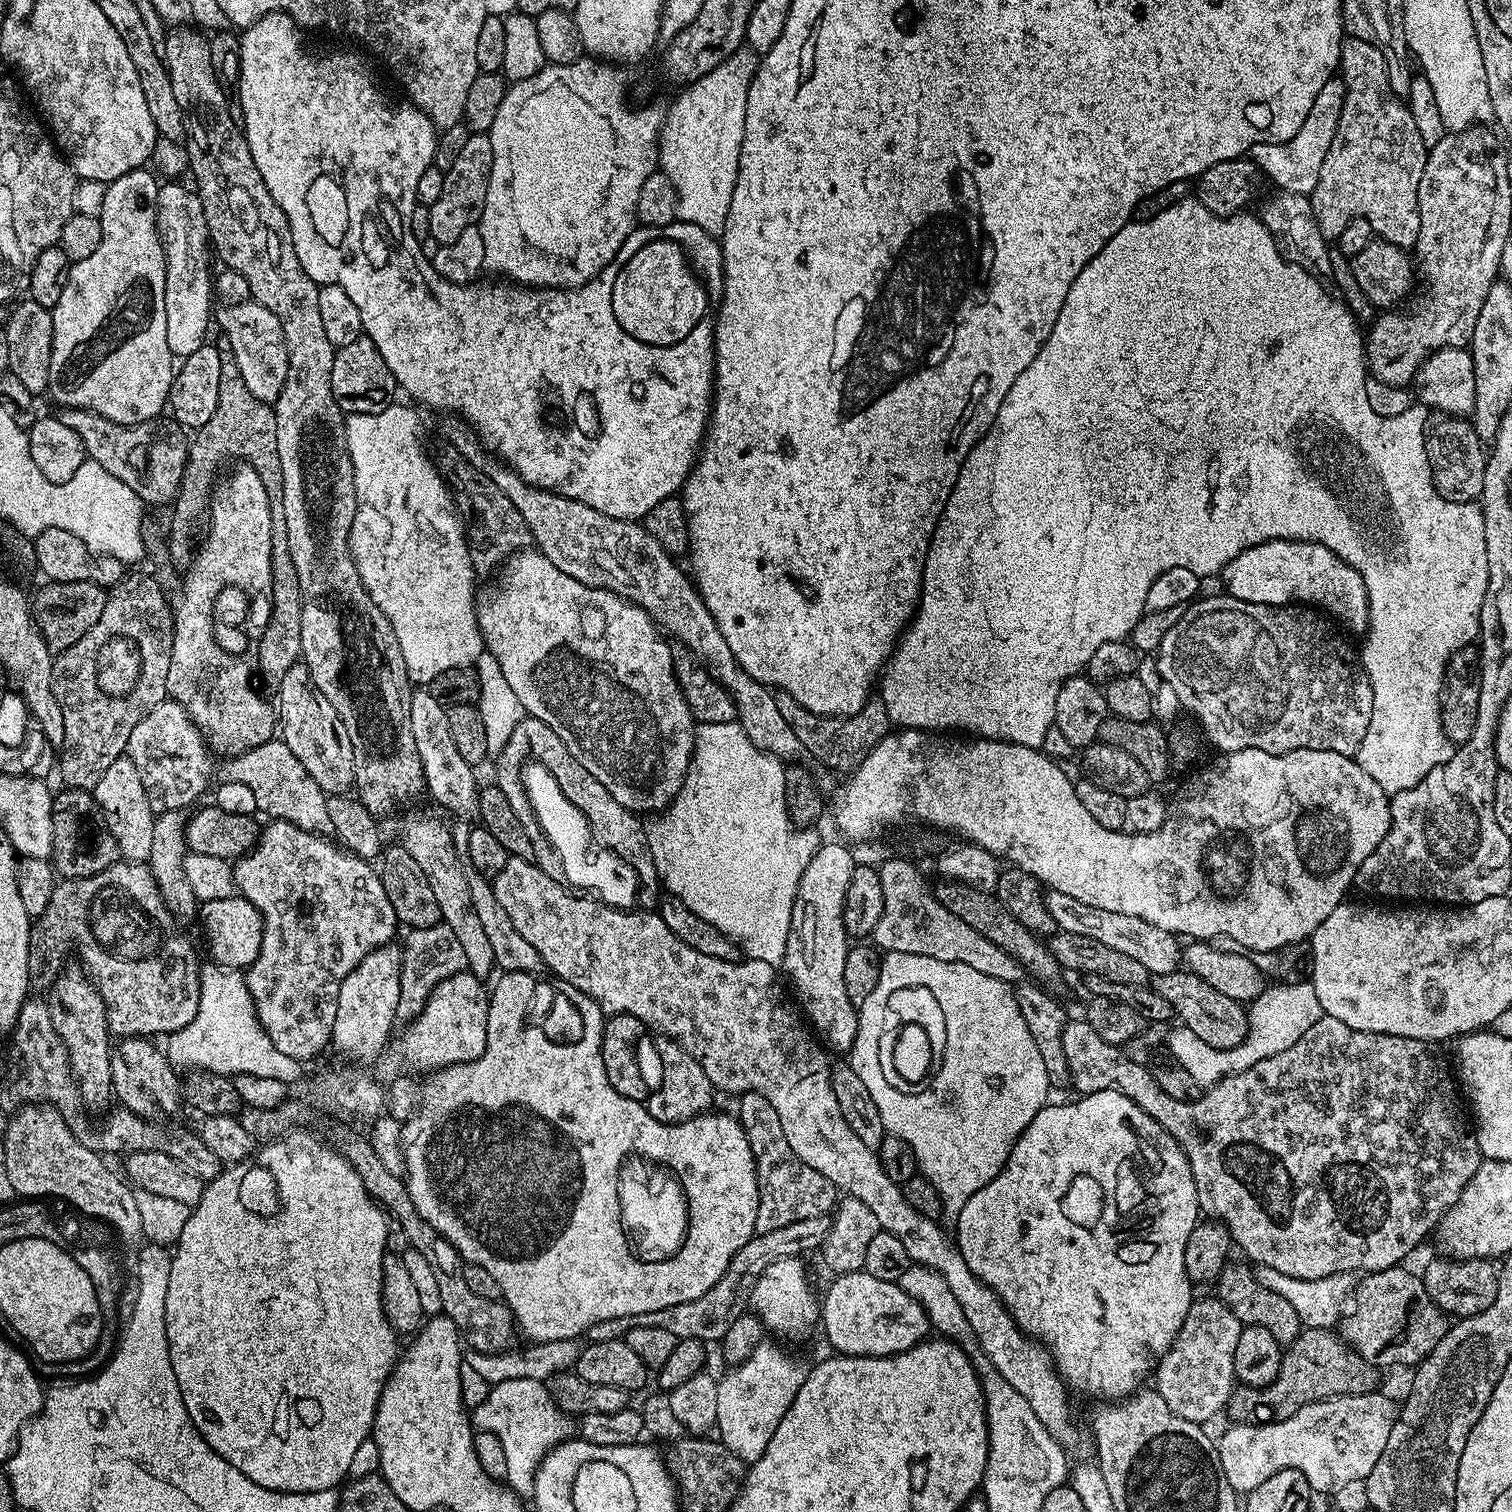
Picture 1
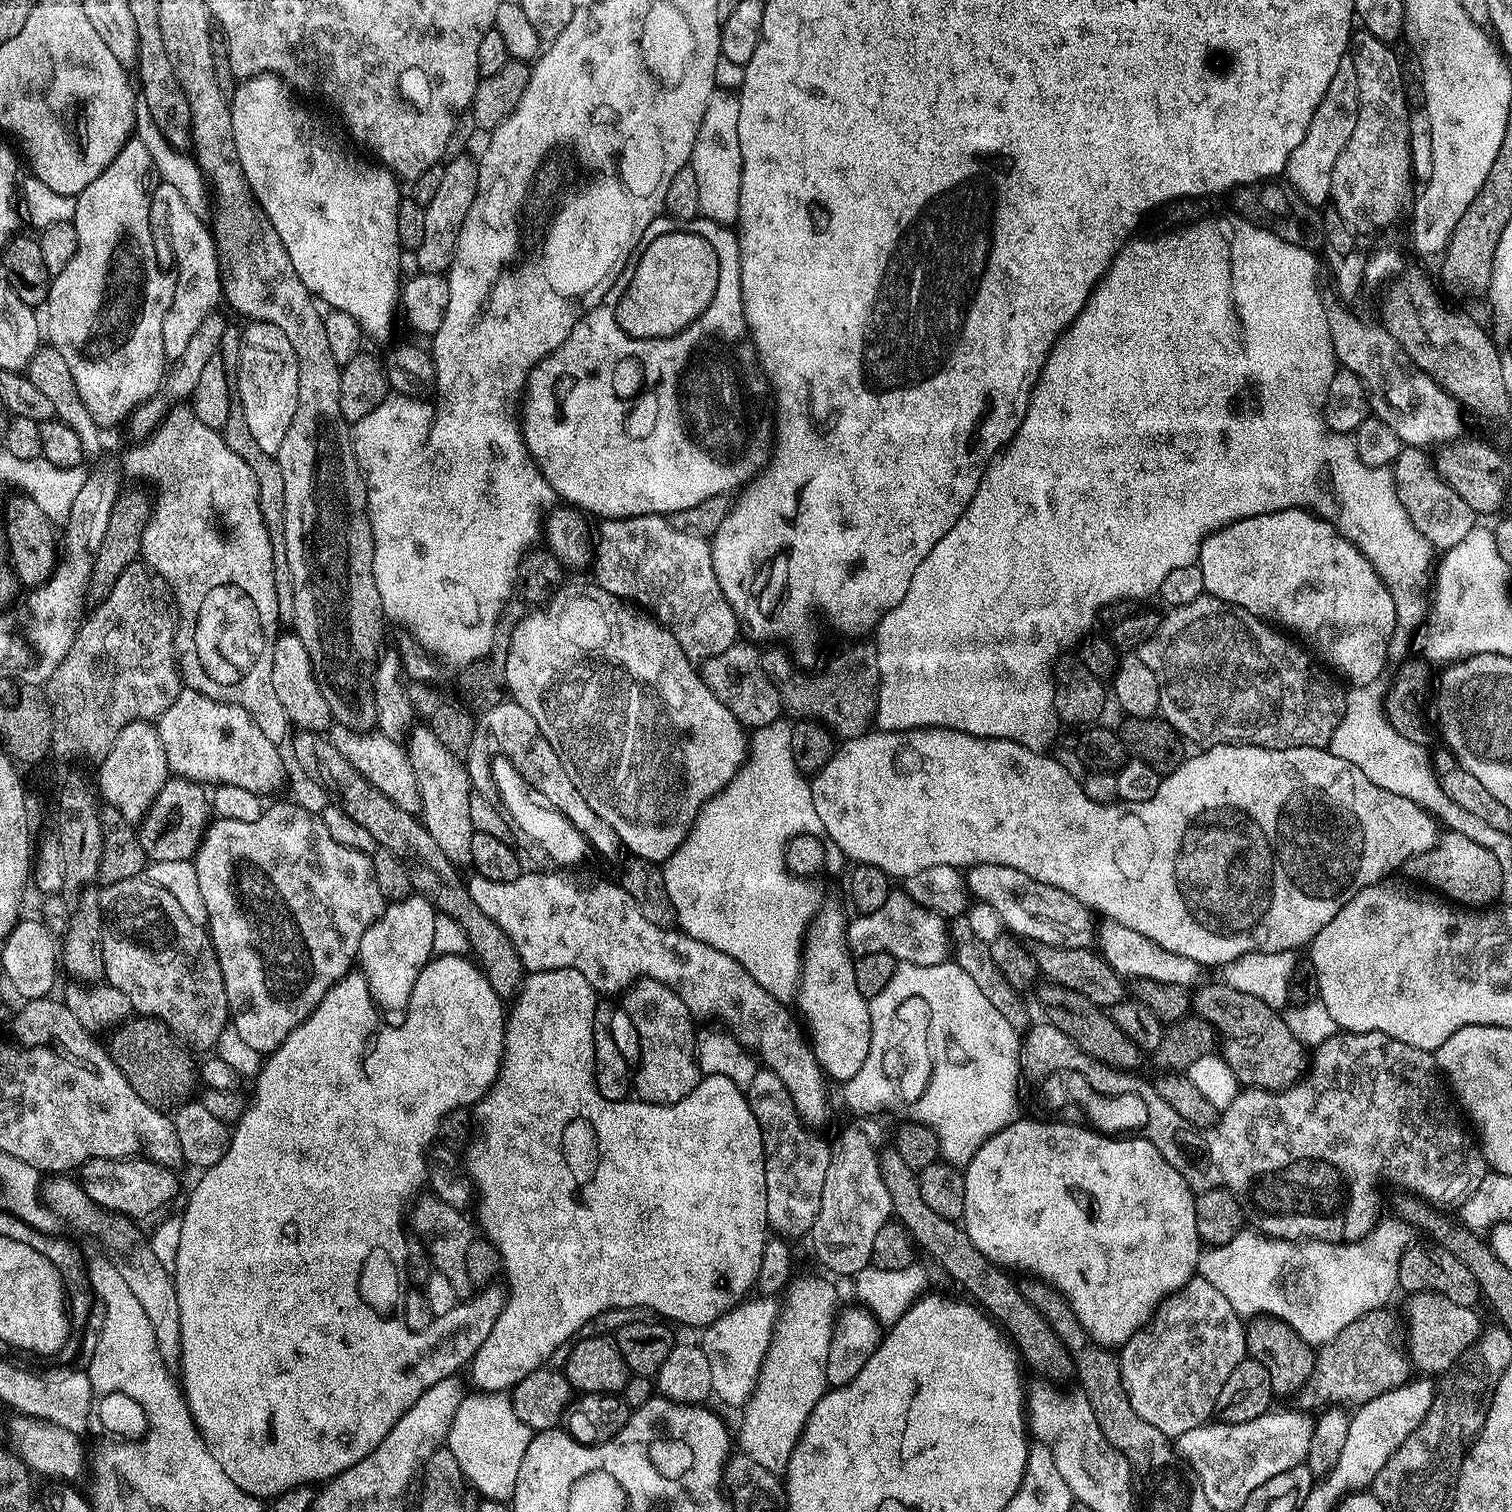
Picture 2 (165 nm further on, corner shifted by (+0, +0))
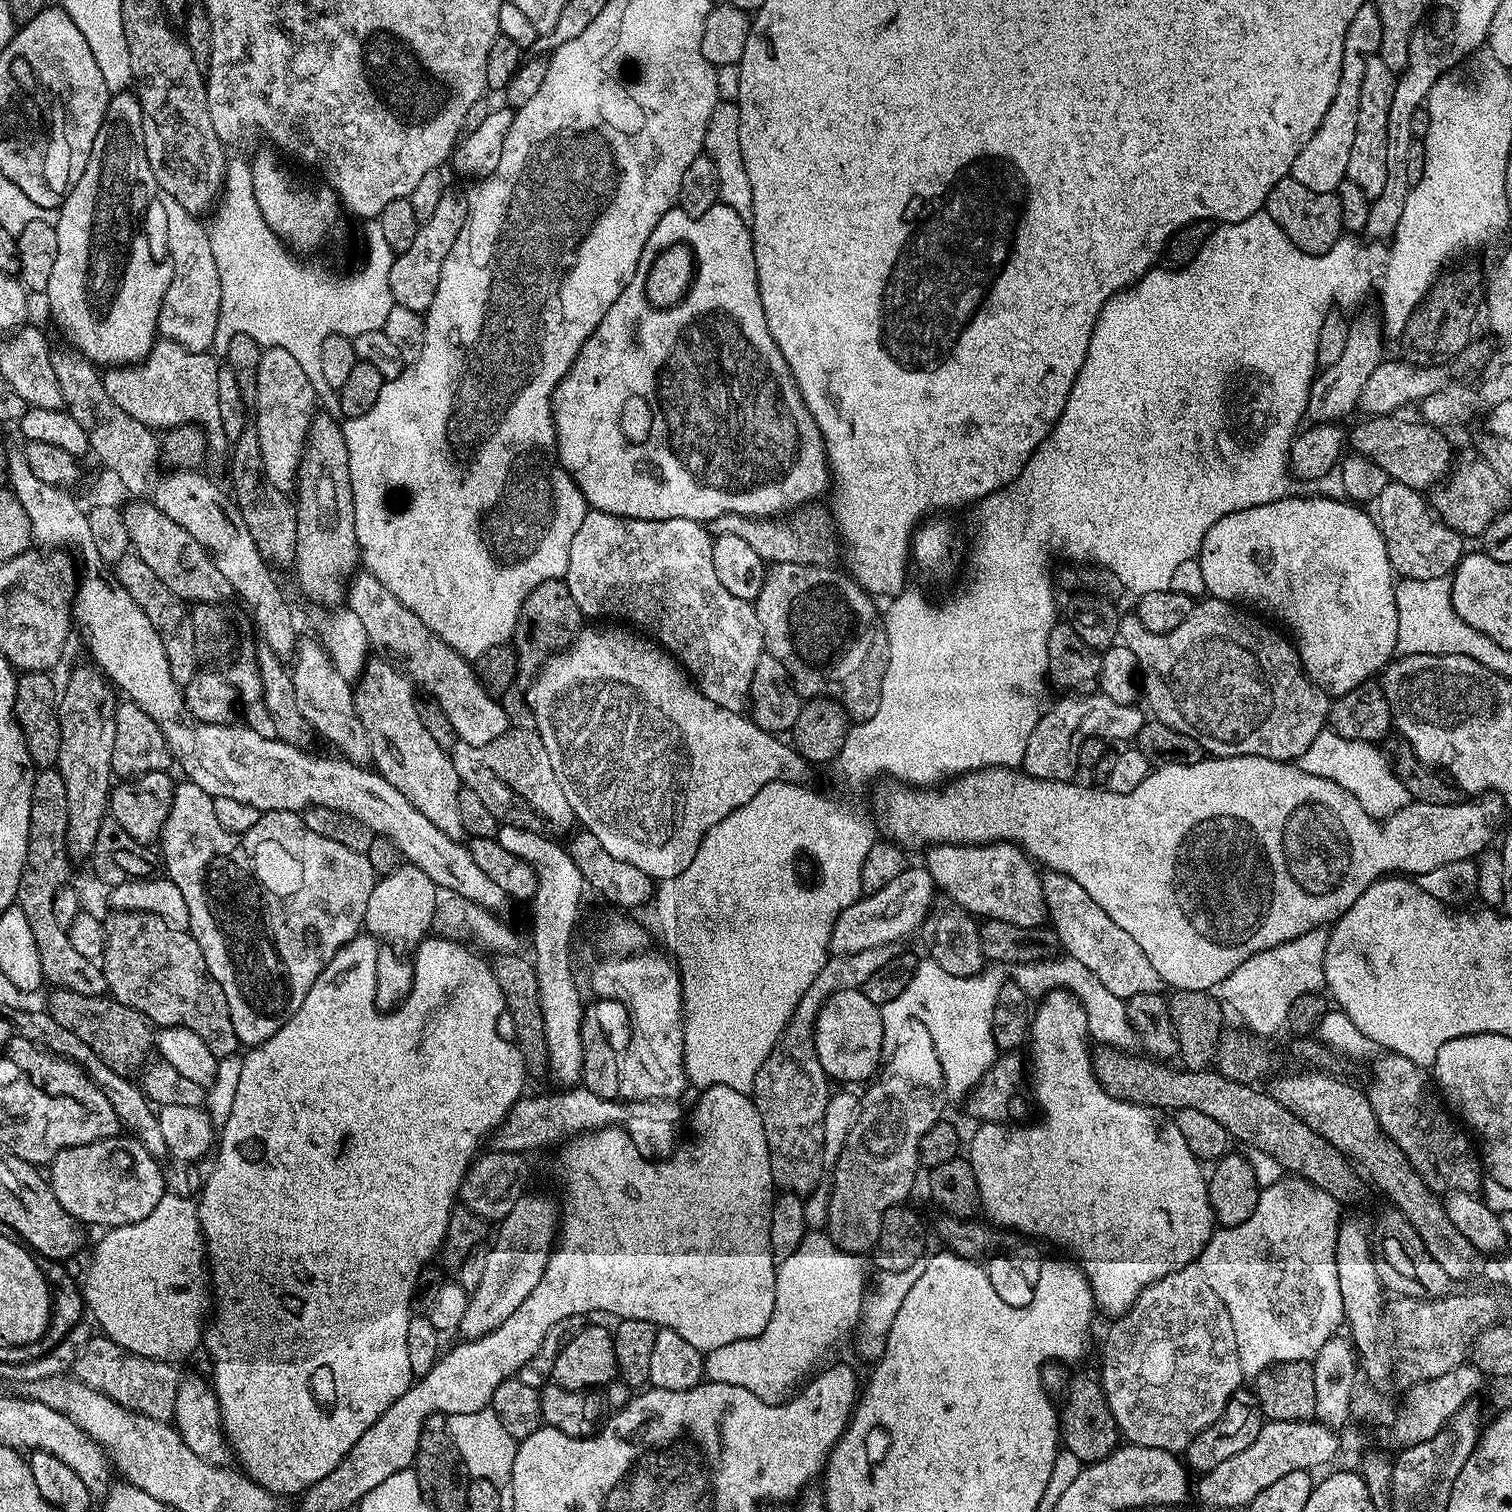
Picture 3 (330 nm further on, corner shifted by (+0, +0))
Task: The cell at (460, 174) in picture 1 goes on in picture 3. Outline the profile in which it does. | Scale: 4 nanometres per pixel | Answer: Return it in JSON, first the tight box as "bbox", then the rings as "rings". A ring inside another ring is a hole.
{"bbox":[390,190,468,314],"rings":[[[445,190],[438,201],[431,218],[422,221],[418,234],[414,234],[414,243],[410,250],[399,253],[390,266],[390,294],[395,303],[406,306],[406,310],[424,314],[434,302],[434,294],[438,294],[438,278],[442,276],[442,262],[446,262],[446,254],[450,254],[450,246],[454,246],[454,238],[462,234],[462,226],[466,226],[468,217],[467,195]]]}

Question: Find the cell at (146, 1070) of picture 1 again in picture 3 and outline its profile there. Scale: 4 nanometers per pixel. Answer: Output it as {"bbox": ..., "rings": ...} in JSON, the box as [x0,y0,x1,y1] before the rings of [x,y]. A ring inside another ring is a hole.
{"bbox":[16,768,108,996],"rings":[[[55,768],[37,771],[30,806],[28,857],[24,863],[22,878],[18,882],[16,904],[26,914],[31,933],[34,934],[43,979],[48,984],[52,983],[50,985],[53,989],[99,996],[108,992],[103,967],[97,961],[78,954],[78,950],[74,950],[74,946],[70,946],[70,938],[66,929],[58,926],[58,918],[54,918],[54,898],[57,892],[69,883],[68,875],[71,874],[72,867],[74,867],[73,861],[68,855],[67,826],[66,782],[62,778],[62,774]]]}

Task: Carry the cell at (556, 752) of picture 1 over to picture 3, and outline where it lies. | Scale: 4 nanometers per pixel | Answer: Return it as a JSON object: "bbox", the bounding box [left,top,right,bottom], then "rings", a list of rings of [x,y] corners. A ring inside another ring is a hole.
{"bbox":[474,727,574,828],"rings":[[[509,727],[494,742],[486,742],[486,746],[475,749],[474,756],[484,768],[489,768],[495,779],[505,784],[513,797],[525,800],[542,819],[556,828],[568,828],[574,824],[570,810],[570,802],[566,802],[566,794],[562,794],[562,786],[554,778],[554,766],[550,766],[550,754],[546,754],[546,746],[535,728]]]}

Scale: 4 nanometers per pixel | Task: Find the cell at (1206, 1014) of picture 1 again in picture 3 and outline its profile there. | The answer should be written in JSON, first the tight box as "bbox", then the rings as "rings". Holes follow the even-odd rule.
{"bbox":[1270,1070,1485,1282],"rings":[[[1328,1070],[1300,1071],[1304,1072],[1288,1072],[1278,1077],[1270,1087],[1270,1095],[1308,1123],[1315,1132],[1325,1136],[1328,1143],[1344,1153],[1349,1161],[1364,1164],[1363,1171],[1368,1171],[1373,1182],[1396,1203],[1393,1204],[1395,1211],[1401,1212],[1410,1226],[1414,1226],[1430,1256],[1442,1266],[1442,1270],[1446,1270],[1453,1282],[1474,1279],[1483,1270],[1485,1257],[1460,1233],[1458,1226],[1450,1222],[1443,1199],[1426,1186],[1418,1170],[1410,1166],[1406,1154],[1402,1154],[1396,1143],[1385,1136],[1368,1101],[1367,1091],[1331,1076],[1333,1073]]]}

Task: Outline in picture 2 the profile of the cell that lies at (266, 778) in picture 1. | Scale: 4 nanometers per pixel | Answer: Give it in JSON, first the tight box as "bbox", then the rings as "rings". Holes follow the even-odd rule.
{"bbox":[155,687,284,798],"rings":[[[181,687],[178,698],[170,702],[170,706],[158,717],[155,725],[160,736],[162,750],[166,754],[169,773],[182,780],[194,780],[201,786],[229,784],[242,786],[261,798],[268,798],[284,784],[284,760],[280,757],[281,749],[262,730],[258,730],[256,721],[242,706],[227,704],[221,700],[210,698],[206,694],[194,691],[193,688]]]}

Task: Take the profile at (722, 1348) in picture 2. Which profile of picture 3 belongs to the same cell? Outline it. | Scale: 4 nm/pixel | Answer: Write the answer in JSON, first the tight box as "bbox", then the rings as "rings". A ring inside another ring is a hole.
{"bbox":[705,1230,870,1404],"rings":[[[809,1230],[794,1254],[779,1261],[774,1314],[770,1314],[766,1330],[754,1338],[707,1352],[705,1377],[726,1386],[742,1386],[742,1390],[758,1394],[767,1404],[789,1399],[813,1375],[815,1364],[855,1333],[870,1280],[864,1273],[864,1260],[863,1255],[838,1248],[827,1231]]]}

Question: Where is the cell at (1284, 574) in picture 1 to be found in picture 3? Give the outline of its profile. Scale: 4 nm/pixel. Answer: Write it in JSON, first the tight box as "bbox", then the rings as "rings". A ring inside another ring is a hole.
{"bbox":[1199,494,1398,698],"rings":[[[1286,494],[1281,500],[1265,500],[1262,506],[1254,506],[1246,510],[1238,510],[1234,514],[1226,514],[1208,532],[1203,533],[1200,542],[1199,562],[1202,566],[1202,579],[1206,581],[1206,593],[1209,597],[1235,602],[1240,606],[1248,604],[1261,604],[1269,608],[1276,616],[1281,616],[1288,623],[1287,631],[1294,641],[1294,647],[1300,654],[1300,661],[1304,672],[1317,686],[1329,697],[1339,698],[1350,690],[1360,688],[1363,684],[1373,679],[1372,675],[1383,673],[1390,661],[1397,655],[1396,643],[1398,642],[1398,610],[1395,608],[1394,573],[1392,563],[1388,557],[1388,547],[1384,536],[1380,532],[1380,525],[1371,515],[1363,512],[1363,507],[1349,502],[1344,498],[1333,498],[1328,494],[1315,494],[1307,500],[1304,496]]]}

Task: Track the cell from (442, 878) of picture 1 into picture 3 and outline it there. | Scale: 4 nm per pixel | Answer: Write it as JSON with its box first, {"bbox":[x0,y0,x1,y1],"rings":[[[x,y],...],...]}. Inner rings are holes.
{"bbox":[290,639,373,766],"rings":[[[301,639],[290,660],[290,671],[294,682],[294,695],[302,709],[302,718],[308,720],[308,727],[337,748],[339,755],[351,764],[368,766],[373,763],[372,746],[366,734],[366,726],[356,713],[356,693],[349,677],[332,665],[328,649],[319,639]]]}

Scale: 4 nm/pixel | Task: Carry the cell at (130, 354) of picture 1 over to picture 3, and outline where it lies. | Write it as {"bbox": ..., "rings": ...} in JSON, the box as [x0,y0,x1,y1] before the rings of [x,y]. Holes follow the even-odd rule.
{"bbox":[46,91,171,366],"rings":[[[131,91],[117,92],[108,101],[108,109],[104,115],[102,126],[98,130],[98,138],[94,138],[94,146],[90,150],[90,162],[86,162],[86,170],[82,170],[82,178],[70,190],[70,194],[64,198],[63,204],[58,211],[59,216],[55,221],[56,233],[58,234],[58,258],[54,261],[54,271],[50,274],[50,286],[46,293],[48,308],[56,319],[58,327],[64,331],[64,336],[69,345],[81,352],[88,360],[97,366],[127,366],[138,364],[150,354],[153,344],[158,339],[158,314],[162,310],[162,298],[166,298],[166,290],[170,290],[171,267],[156,264],[152,257],[152,244],[144,233],[144,211],[148,208],[148,199],[156,188],[156,179],[150,170],[150,162],[146,158],[146,146],[144,145],[144,131],[142,130],[142,106],[140,99]]]}

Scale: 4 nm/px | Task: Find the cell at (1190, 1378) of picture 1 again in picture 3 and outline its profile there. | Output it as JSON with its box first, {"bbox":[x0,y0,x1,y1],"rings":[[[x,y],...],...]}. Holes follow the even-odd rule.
{"bbox":[1098,1263,1246,1453],"rings":[[[1199,1263],[1188,1264],[1174,1274],[1146,1286],[1123,1316],[1111,1321],[1112,1329],[1104,1340],[1098,1379],[1110,1402],[1121,1437],[1127,1443],[1183,1453],[1199,1432],[1206,1430],[1224,1413],[1228,1401],[1241,1391],[1246,1377],[1238,1362],[1238,1342],[1234,1342],[1234,1322],[1214,1294]]]}

